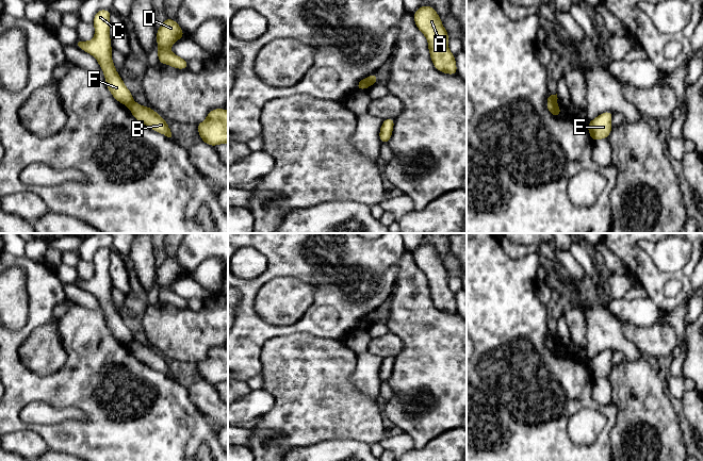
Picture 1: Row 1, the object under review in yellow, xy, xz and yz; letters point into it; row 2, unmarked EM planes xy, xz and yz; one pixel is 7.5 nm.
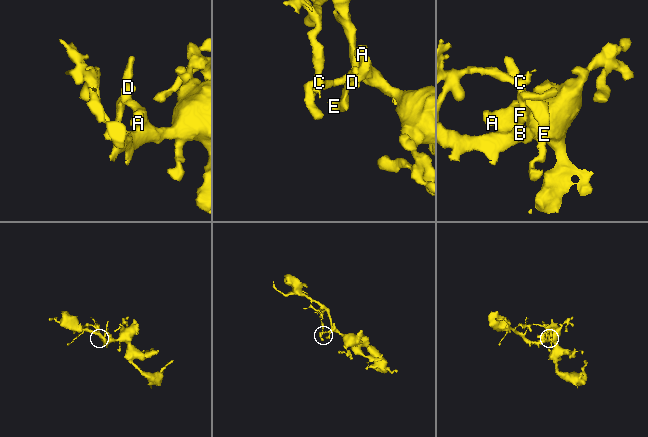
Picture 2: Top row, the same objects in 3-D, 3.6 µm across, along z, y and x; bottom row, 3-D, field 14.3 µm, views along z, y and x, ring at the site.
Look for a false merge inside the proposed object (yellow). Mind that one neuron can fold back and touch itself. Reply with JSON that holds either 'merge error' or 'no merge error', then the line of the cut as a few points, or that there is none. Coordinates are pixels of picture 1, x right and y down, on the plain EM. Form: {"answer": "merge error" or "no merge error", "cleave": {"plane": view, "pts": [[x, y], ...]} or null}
{"answer": "merge error", "cleave": {"plane": "yz", "pts": [[548, 339], [556, 342]]}}

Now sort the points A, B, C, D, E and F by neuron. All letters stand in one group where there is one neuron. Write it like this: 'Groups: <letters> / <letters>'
Groups: A B D E / C F

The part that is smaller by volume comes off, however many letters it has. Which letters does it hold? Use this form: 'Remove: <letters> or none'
Remove: C, F

